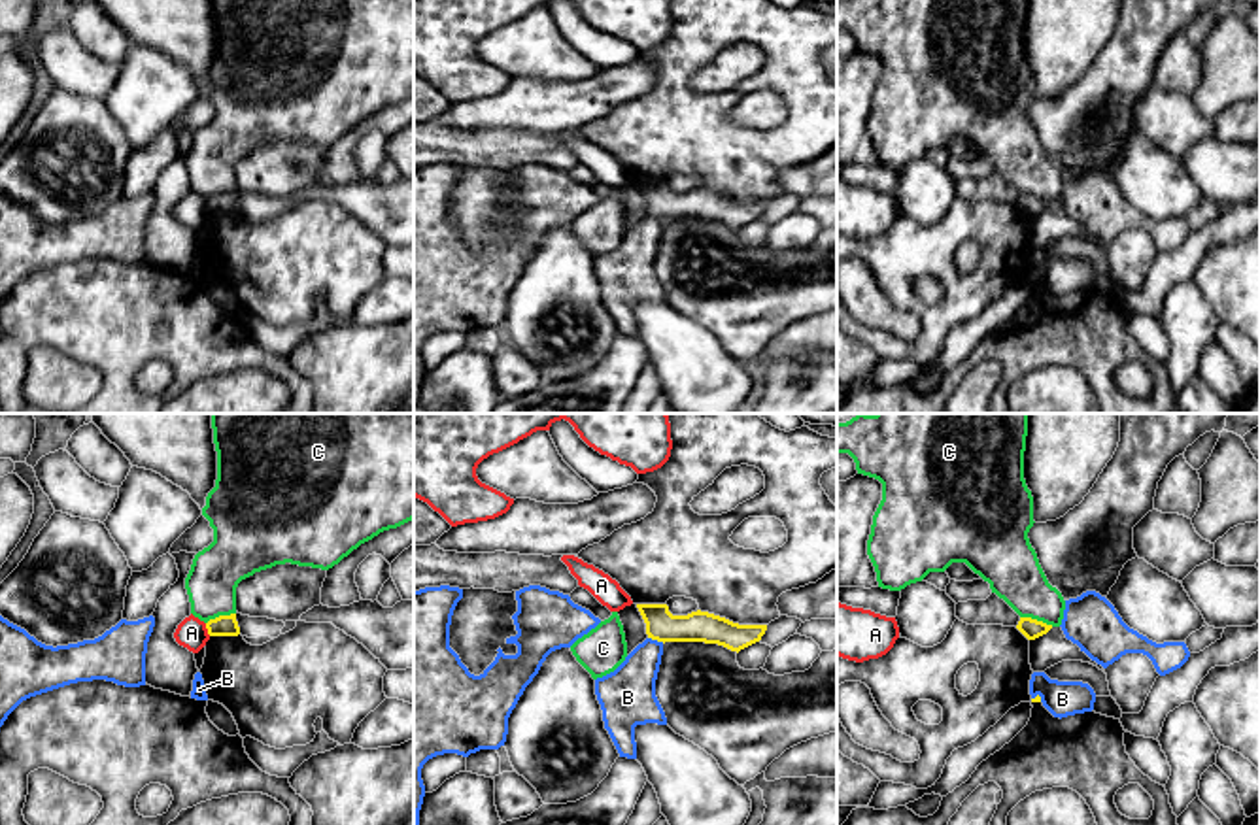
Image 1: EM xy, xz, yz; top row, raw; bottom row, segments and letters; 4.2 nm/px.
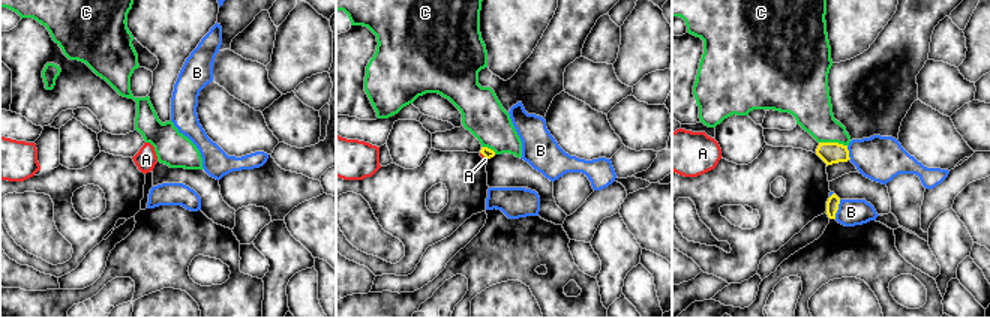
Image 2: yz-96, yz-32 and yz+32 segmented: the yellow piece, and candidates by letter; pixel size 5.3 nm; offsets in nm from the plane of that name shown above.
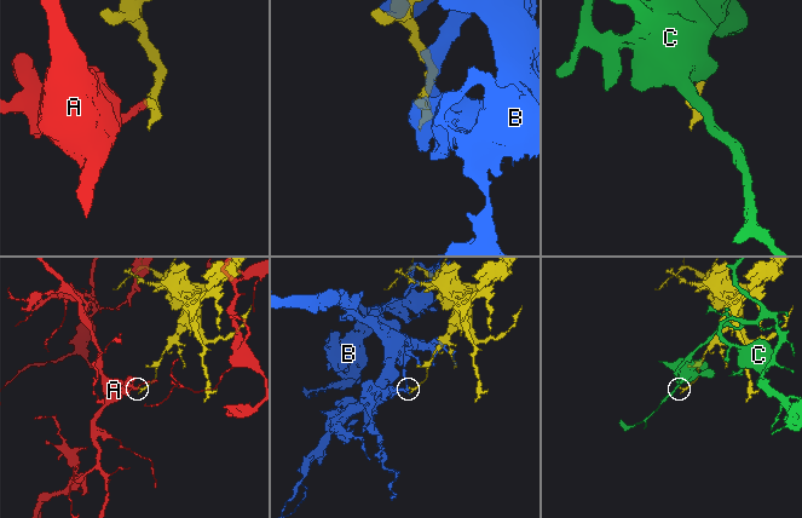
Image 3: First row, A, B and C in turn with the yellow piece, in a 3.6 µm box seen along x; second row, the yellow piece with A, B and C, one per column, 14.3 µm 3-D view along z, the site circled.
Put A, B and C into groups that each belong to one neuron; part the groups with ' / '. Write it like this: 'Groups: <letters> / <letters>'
Groups: A / B / C

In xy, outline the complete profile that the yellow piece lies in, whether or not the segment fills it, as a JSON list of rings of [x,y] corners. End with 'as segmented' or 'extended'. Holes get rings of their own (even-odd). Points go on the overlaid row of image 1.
[[[236,614],[219,615],[215,619],[210,619],[206,623],[206,629],[210,636],[238,636],[240,634]]]; as segmented

